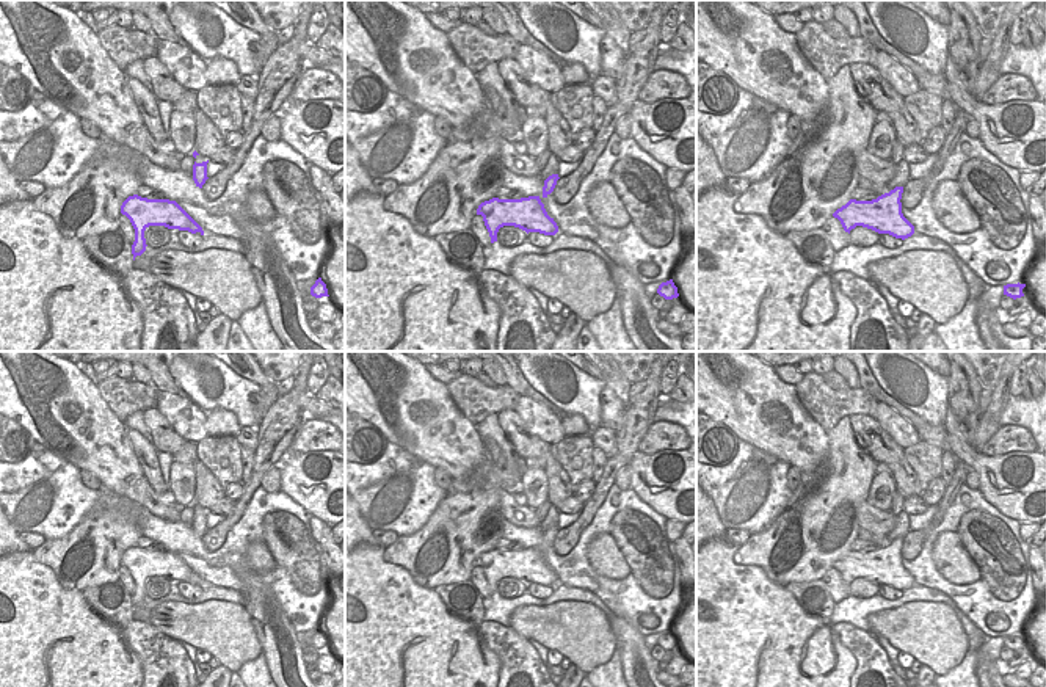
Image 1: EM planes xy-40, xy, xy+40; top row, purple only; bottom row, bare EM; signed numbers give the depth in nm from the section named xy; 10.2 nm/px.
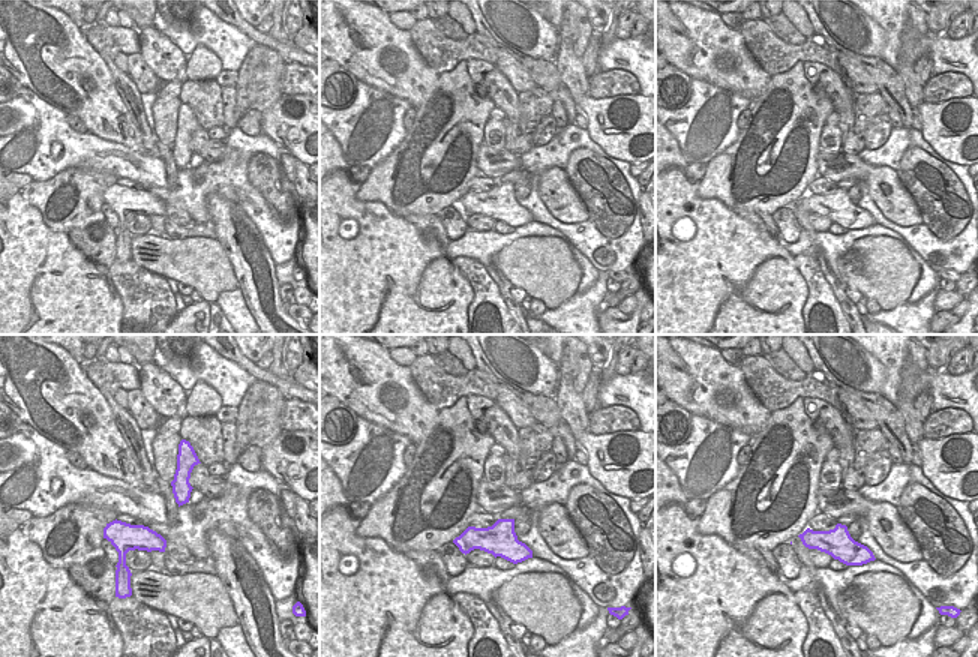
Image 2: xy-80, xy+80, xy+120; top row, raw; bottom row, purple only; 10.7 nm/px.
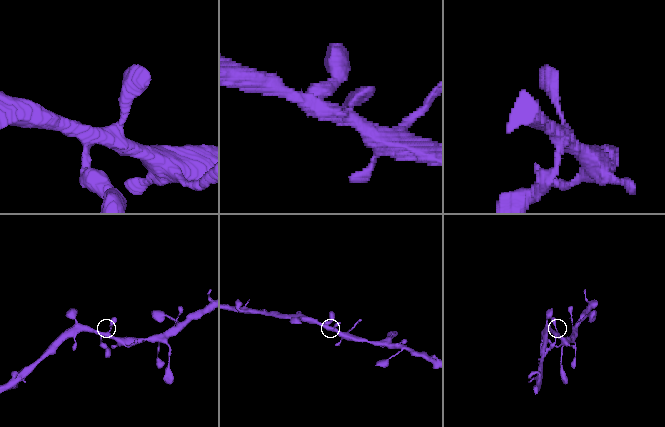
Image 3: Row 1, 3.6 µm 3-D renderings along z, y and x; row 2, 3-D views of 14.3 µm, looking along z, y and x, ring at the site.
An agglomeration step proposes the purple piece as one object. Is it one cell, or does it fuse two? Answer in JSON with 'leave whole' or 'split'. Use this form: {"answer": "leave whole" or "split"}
{"answer": "leave whole"}

